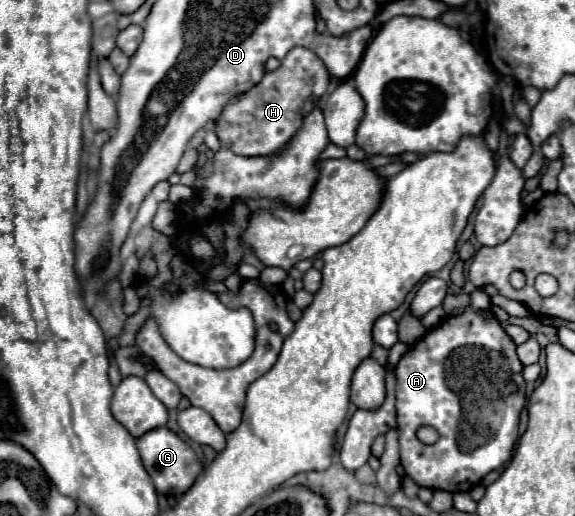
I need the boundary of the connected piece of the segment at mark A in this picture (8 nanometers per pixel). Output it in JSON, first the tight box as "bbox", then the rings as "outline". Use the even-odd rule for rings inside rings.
{"bbox":[394,290,526,492],"outline":[[[474,290],[470,294],[470,304],[468,308],[458,314],[458,316],[450,316],[446,318],[442,324],[430,328],[420,340],[416,340],[410,350],[400,358],[400,362],[396,364],[394,368],[394,374],[396,374],[396,410],[398,410],[398,432],[400,432],[400,462],[406,470],[406,476],[410,476],[418,486],[426,486],[430,490],[446,490],[446,492],[470,492],[472,488],[470,486],[476,486],[480,484],[480,480],[500,468],[506,460],[510,460],[510,454],[512,454],[512,446],[518,438],[518,418],[520,418],[520,410],[524,408],[524,402],[526,402],[526,382],[522,378],[522,362],[518,360],[516,356],[516,344],[512,342],[512,338],[506,334],[506,330],[500,326],[500,322],[496,320],[496,316],[492,316],[492,300],[490,296],[484,292],[484,290]],[[420,426],[432,426],[438,430],[440,438],[436,444],[424,444],[416,438],[416,430]]]}

